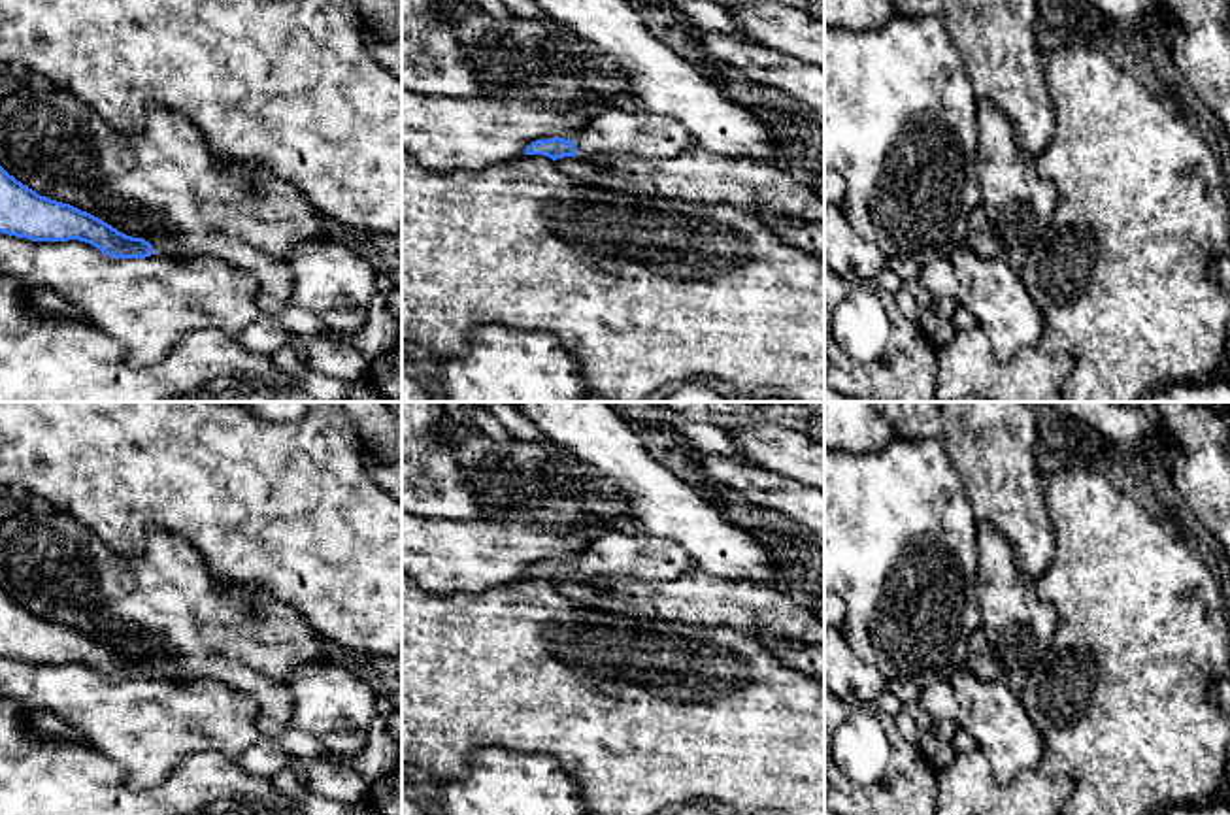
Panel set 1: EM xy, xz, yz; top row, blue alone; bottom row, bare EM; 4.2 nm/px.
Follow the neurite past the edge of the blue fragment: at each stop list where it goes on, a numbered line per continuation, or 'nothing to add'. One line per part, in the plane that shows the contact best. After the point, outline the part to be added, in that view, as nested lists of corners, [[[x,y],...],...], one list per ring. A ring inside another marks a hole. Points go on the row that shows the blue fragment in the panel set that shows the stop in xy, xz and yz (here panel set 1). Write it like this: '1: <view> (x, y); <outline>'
1: xz (644, 134); [[[607,109],[590,117],[587,128],[573,140],[577,155],[592,158],[607,151],[651,158],[677,157],[694,138],[675,119],[649,111],[626,113]]]

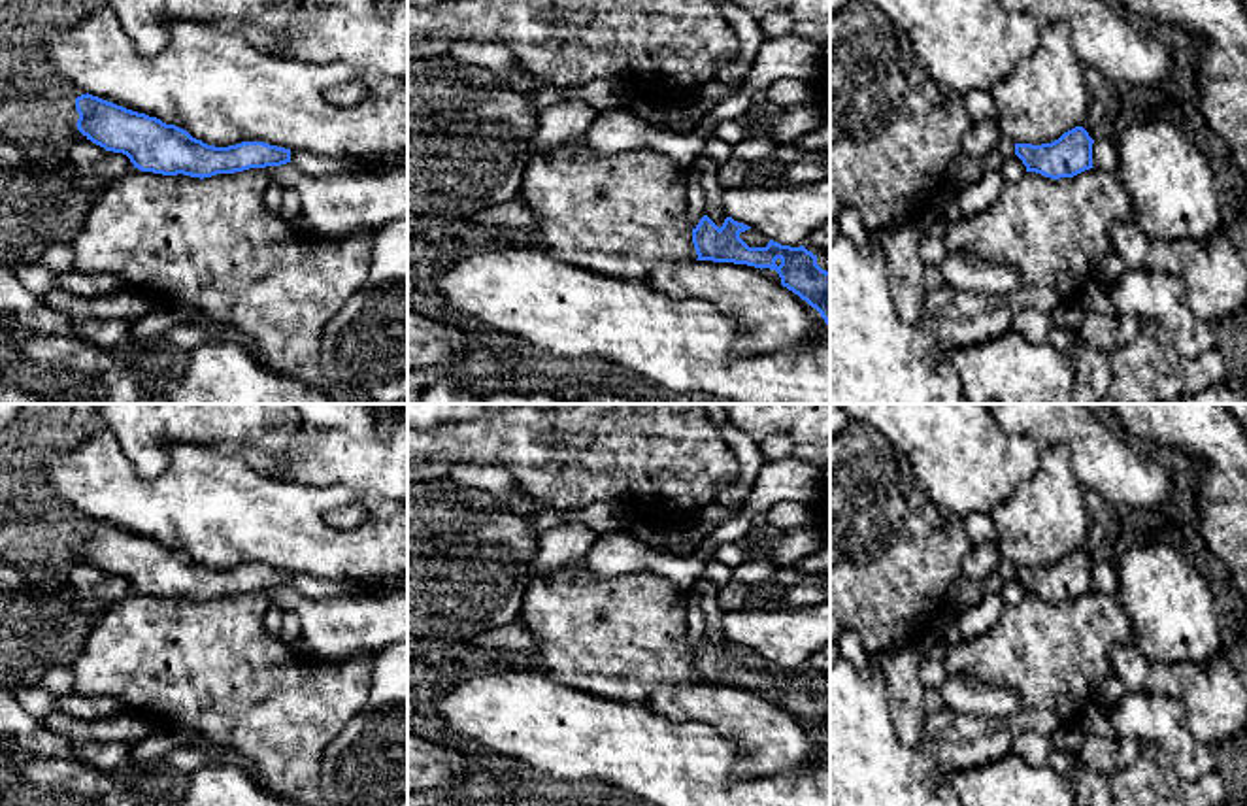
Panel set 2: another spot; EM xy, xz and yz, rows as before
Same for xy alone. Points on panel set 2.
nothing to add

